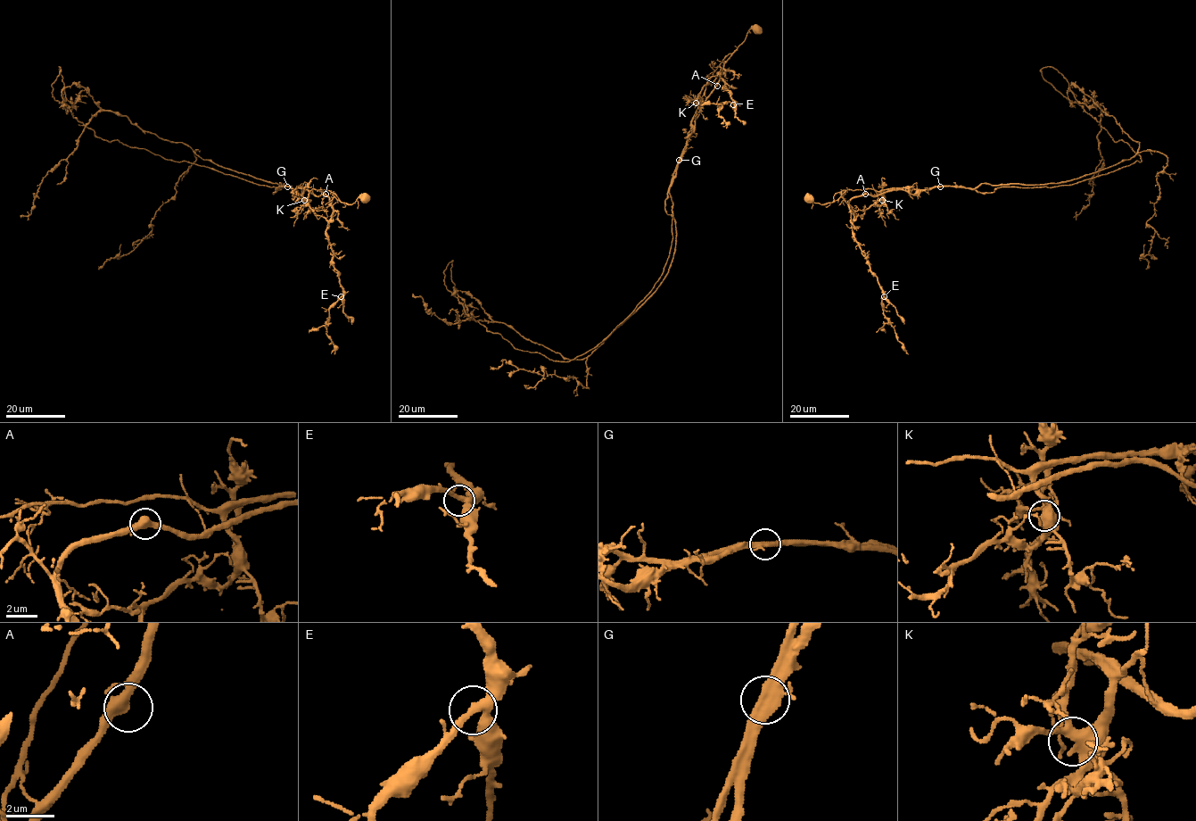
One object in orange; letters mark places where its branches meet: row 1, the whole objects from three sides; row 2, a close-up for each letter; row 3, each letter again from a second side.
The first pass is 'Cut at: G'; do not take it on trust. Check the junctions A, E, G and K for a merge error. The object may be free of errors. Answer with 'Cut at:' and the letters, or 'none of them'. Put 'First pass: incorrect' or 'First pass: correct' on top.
First pass: correct
Cut at: G

